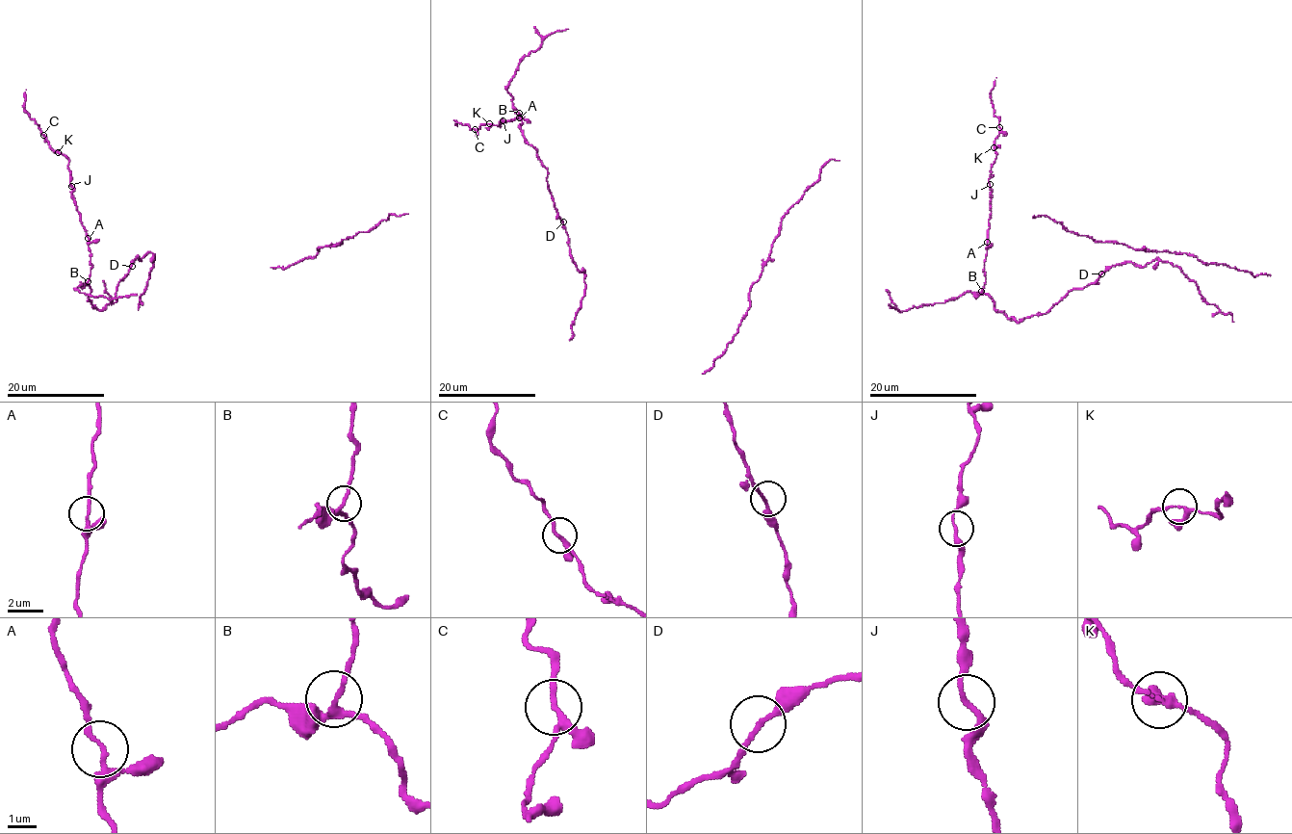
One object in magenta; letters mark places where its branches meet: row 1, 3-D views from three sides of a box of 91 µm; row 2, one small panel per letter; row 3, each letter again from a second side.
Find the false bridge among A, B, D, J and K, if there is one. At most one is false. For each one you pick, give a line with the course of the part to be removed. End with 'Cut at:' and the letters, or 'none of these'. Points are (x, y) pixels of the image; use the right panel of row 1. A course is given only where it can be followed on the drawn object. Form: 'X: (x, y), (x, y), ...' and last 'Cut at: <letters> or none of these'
Cut at: none of these

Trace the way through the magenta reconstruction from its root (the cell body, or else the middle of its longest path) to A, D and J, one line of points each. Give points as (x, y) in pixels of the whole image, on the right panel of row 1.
A: (1165, 262), (1109, 267), (1045, 314), (1017, 322), (983, 292), (987, 242)
D: (1165, 262), (1158, 258), (1143, 267), (1122, 262), (1108, 267), (1101, 273)
J: (1165, 262), (1116, 264), (1045, 314), (1010, 319), (983, 292), (990, 184)

